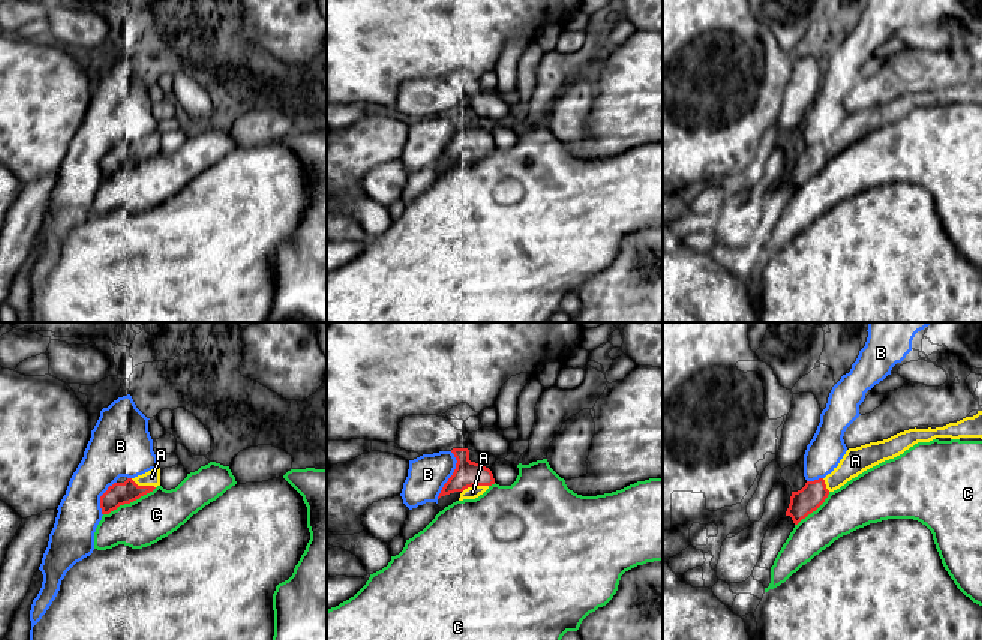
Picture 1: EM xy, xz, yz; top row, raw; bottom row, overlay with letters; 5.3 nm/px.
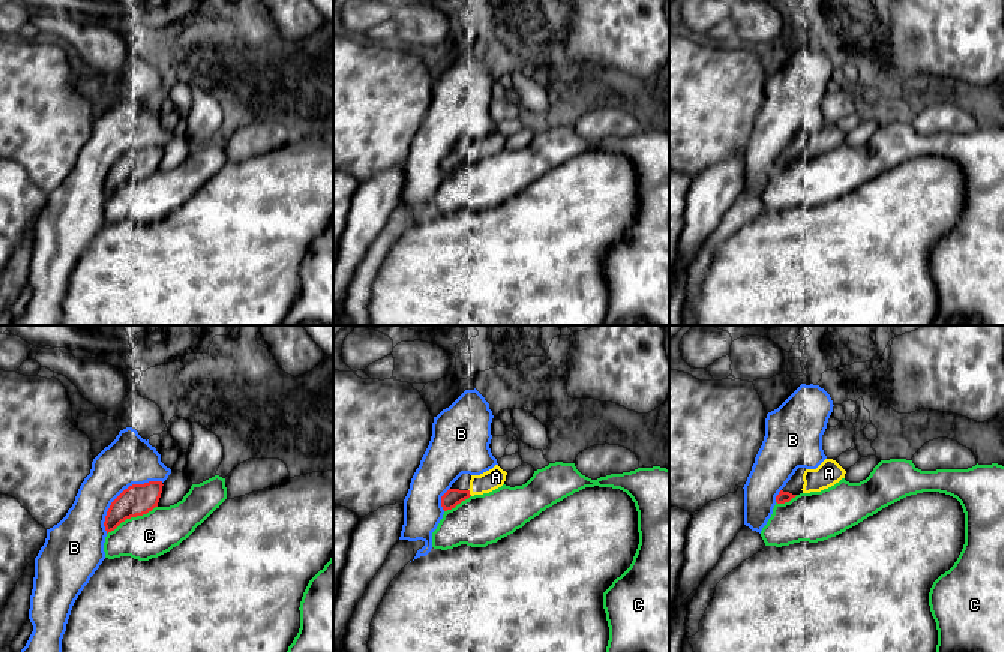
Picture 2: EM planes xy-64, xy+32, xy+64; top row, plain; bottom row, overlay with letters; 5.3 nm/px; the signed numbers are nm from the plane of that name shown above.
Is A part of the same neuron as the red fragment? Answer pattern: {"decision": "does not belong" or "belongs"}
{"decision": "belongs"}

